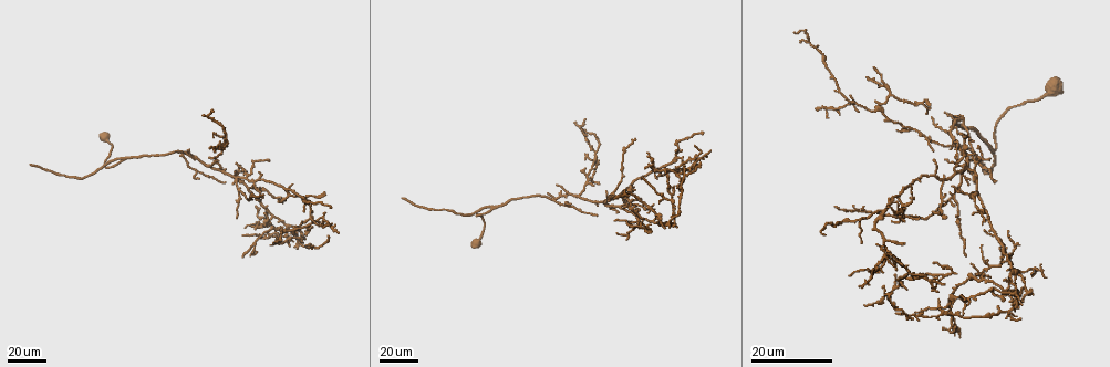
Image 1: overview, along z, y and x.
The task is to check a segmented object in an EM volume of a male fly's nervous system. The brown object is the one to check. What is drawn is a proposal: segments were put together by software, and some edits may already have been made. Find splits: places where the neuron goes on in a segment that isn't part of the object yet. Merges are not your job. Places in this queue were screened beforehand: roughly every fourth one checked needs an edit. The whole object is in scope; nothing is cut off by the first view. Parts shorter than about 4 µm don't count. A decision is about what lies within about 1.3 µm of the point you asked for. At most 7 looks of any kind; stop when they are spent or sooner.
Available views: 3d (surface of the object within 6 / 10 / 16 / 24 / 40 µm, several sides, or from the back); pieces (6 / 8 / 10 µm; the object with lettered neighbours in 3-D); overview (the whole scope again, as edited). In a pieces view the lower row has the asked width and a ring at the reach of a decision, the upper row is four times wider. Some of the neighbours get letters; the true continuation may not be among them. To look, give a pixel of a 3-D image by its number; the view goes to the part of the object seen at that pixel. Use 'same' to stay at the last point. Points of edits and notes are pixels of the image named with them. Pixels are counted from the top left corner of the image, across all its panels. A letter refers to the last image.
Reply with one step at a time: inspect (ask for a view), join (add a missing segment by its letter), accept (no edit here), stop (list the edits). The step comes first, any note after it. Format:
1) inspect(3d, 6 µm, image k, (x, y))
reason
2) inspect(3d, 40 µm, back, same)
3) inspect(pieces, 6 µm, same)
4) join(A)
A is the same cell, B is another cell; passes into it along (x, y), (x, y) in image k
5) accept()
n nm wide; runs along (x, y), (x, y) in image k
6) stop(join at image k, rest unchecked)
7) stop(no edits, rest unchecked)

inspect(3d, 40 µm, image 1, (29, 166))
thin end

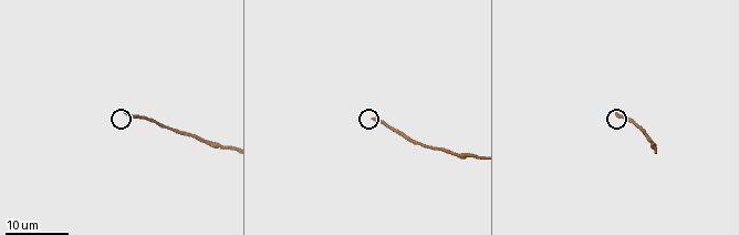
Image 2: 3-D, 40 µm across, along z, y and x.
inspect(pieces, 6 µm, image 2, (124, 112))

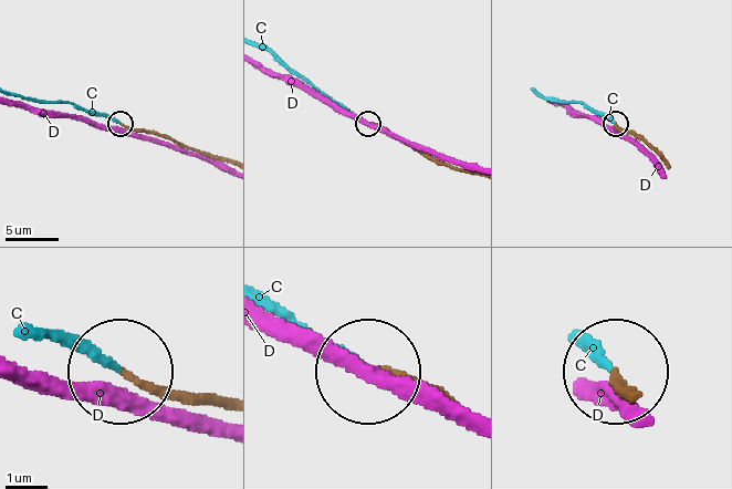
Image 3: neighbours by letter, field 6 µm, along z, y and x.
join(C)
C is the same cell, D is another cell; passes into it along (637, 391), (585, 341) in image 3; it goes on there

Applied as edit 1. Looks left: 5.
inspect(overview)
redraw

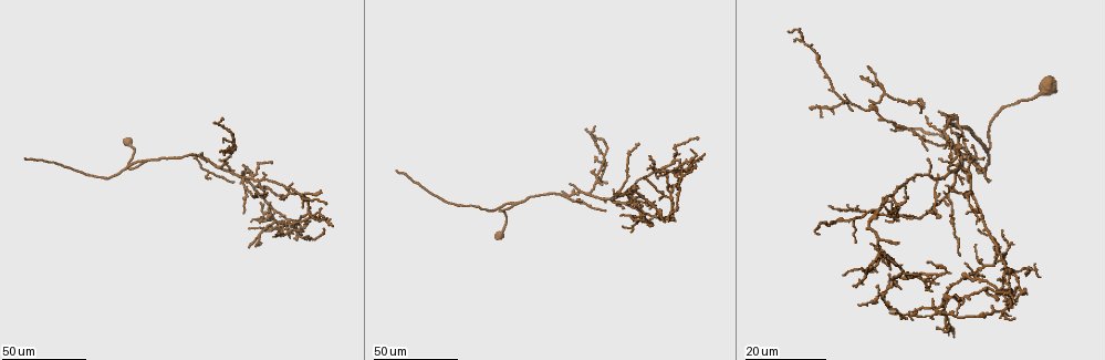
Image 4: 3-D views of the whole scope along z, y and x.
inspect(3d, 40 µm, image 4, (26, 157))
long arm stops here

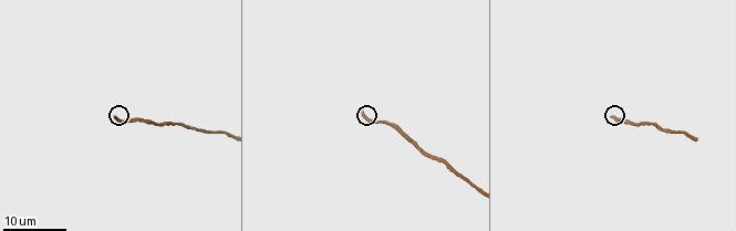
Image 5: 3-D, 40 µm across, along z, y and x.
inspect(pieces, 6 µm, image 5, (613, 115))
see the neighbours

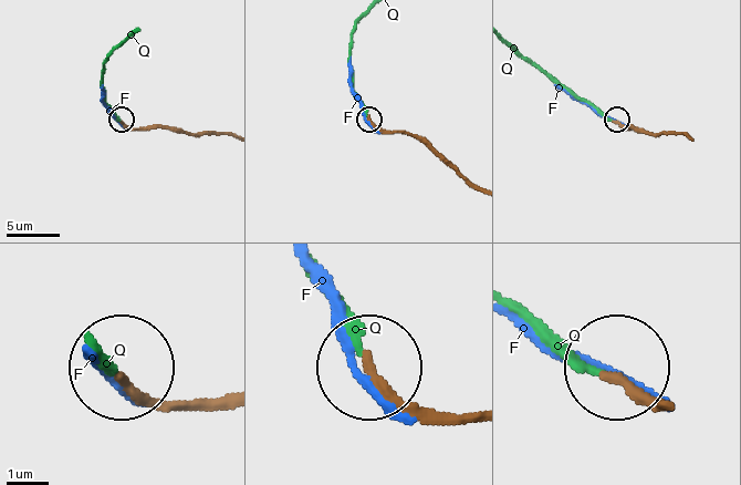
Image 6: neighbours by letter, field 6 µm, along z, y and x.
join(Q)
Q is the same cell, F is another cell; passes into it along (395, 131), (367, 116), (354, 86), (351, 33), (364, 14) in image 6; it goes on there

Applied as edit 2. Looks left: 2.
stop(join at image 3, join at image 6, rest unchecked)

